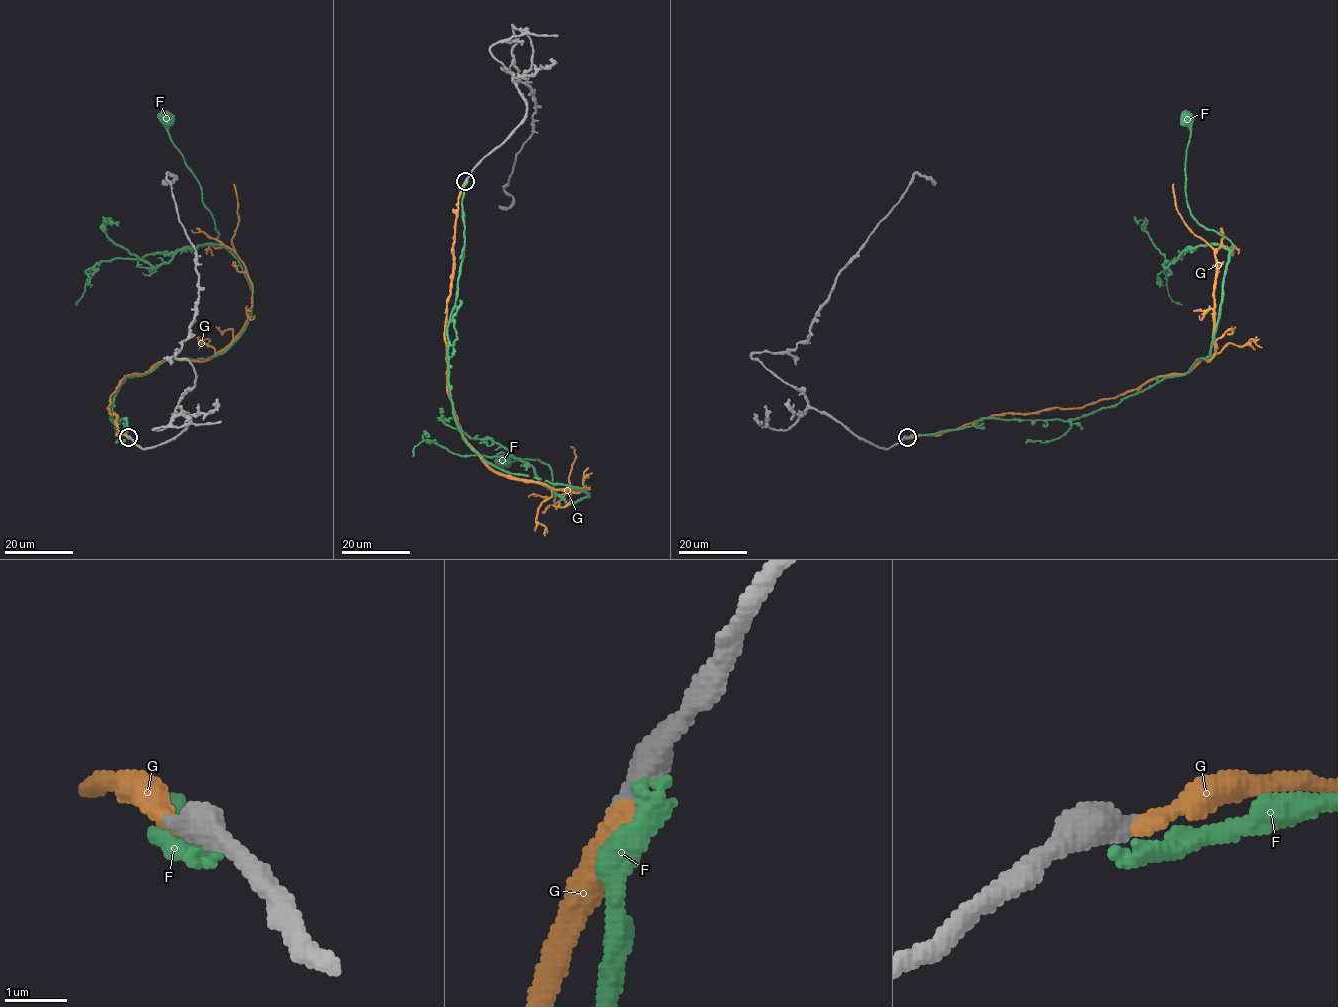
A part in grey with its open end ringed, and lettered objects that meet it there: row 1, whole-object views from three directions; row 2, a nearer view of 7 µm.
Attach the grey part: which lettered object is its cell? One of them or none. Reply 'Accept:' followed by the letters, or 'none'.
Accept: G

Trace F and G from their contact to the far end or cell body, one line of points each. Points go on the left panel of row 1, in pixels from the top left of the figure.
F: (129, 438), (125, 418), (110, 421), (128, 377), (222, 354), (252, 306), (165, 119)
G: (128, 437), (108, 407), (126, 376), (169, 359), (205, 360), (247, 319), (252, 284), (233, 246), (233, 184)

